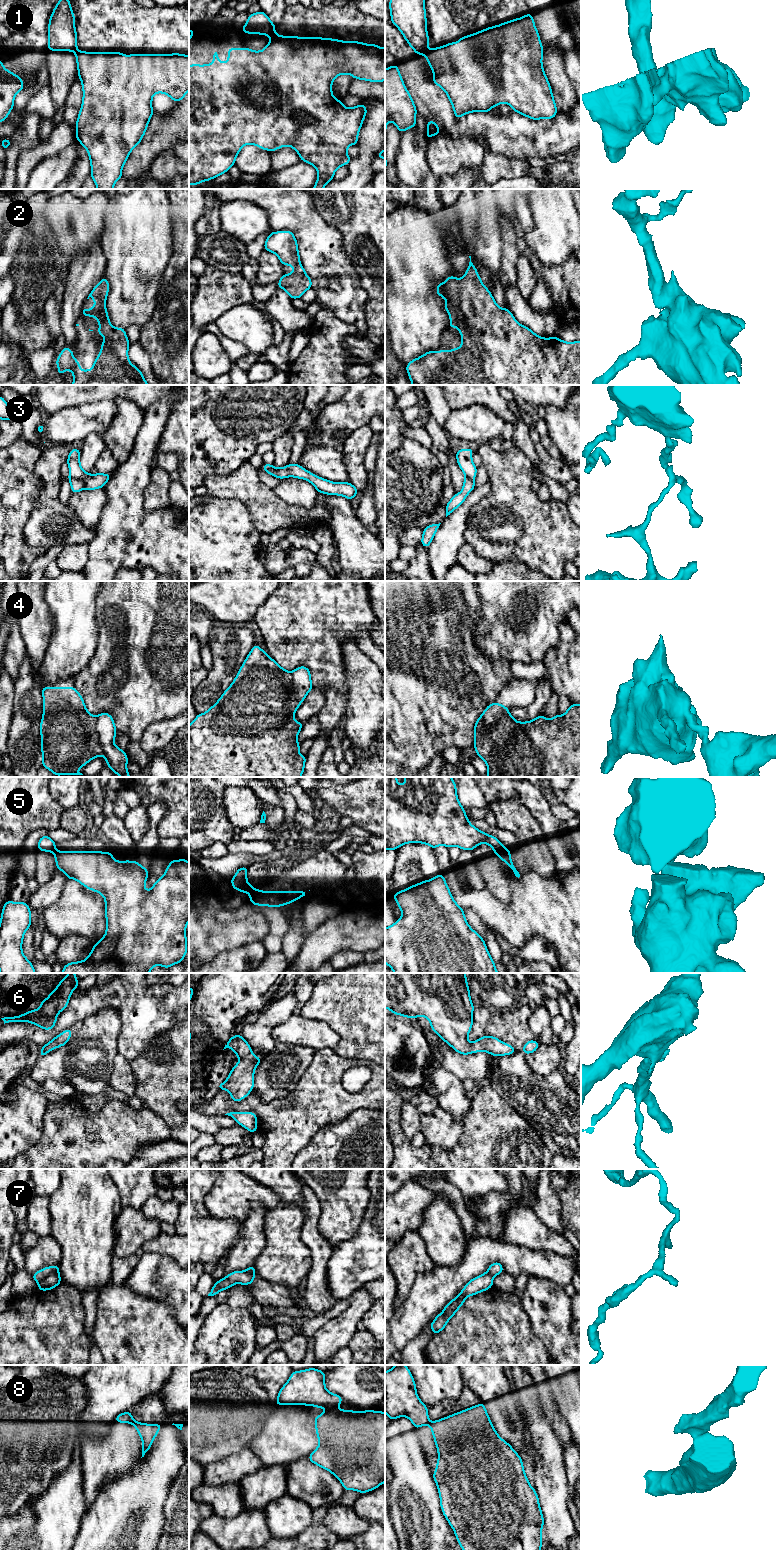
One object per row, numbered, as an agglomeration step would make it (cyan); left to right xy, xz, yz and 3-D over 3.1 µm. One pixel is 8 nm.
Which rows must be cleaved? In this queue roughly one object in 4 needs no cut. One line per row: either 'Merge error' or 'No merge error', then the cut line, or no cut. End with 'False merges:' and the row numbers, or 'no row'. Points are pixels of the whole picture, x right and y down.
1: Merge error. Split along yz (428, 49), (423, 53)
2: No merge error. No split
3: Merge error. Split along xy (69, 475), (79, 478), (85, 488)
4: Merge error. Split along xy (96, 717), (96, 732), (104, 754)
5: Merge error. Split along yz (506, 849), (498, 854)
6: Merge error. Split along xz (252, 1054), (240, 1059)
7: Merge error. Split along xy (58, 1272), (47, 1275), (38, 1283)
8: Merge error. Split along xz (337, 1405), (327, 1410)
False merges: 1, 3, 4, 5, 6, 7, 8

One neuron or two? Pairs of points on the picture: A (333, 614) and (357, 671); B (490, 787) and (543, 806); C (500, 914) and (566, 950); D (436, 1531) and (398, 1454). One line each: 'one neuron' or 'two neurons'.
A: two neurons
B: one neuron
C: one neuron
D: one neuron

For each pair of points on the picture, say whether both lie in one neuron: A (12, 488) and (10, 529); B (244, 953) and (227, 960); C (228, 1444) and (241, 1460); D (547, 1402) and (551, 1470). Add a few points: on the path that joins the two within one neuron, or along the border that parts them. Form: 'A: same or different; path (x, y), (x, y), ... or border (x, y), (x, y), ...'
A: same; path (10, 498), (10, 519)
B: same; path (240, 957), (237, 960), (231, 960)
C: different; border (247, 1446), (214, 1462)
D: different; border (547, 1419), (559, 1440)

